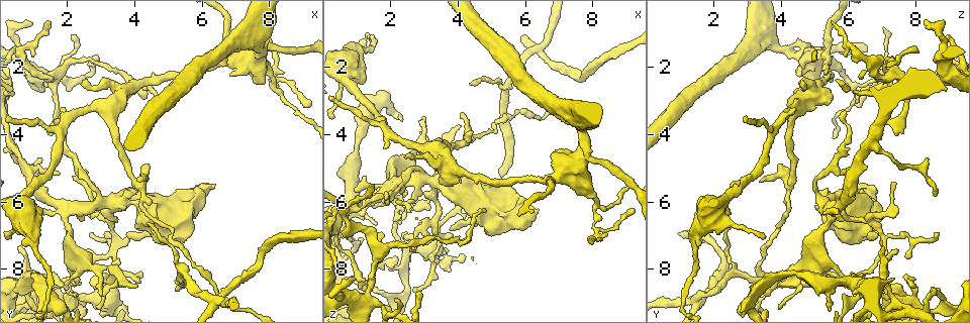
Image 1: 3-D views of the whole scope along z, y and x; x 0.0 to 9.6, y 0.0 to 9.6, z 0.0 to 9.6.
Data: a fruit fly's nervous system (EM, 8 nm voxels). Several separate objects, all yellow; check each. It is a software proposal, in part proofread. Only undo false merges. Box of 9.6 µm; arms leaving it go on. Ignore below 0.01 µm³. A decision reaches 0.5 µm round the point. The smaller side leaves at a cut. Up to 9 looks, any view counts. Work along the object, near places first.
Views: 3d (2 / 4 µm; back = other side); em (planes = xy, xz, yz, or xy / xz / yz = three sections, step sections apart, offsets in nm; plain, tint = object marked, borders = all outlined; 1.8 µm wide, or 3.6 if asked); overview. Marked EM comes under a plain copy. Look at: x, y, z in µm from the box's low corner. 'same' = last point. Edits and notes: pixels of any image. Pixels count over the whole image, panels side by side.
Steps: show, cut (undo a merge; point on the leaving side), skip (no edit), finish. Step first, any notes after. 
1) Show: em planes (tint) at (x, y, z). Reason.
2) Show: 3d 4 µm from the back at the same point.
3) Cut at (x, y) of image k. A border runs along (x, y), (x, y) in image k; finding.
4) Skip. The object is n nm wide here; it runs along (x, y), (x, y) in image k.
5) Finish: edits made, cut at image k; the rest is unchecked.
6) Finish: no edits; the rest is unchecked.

Show: 3d 4 µm at (5.70, 5.70, 6.40).

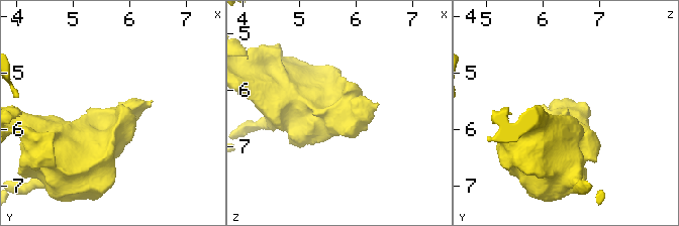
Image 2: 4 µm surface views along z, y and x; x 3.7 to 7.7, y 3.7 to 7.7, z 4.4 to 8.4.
Show: em 3.6 µm yz step 16 (tint) at (5.65, 5.80, 6.40).

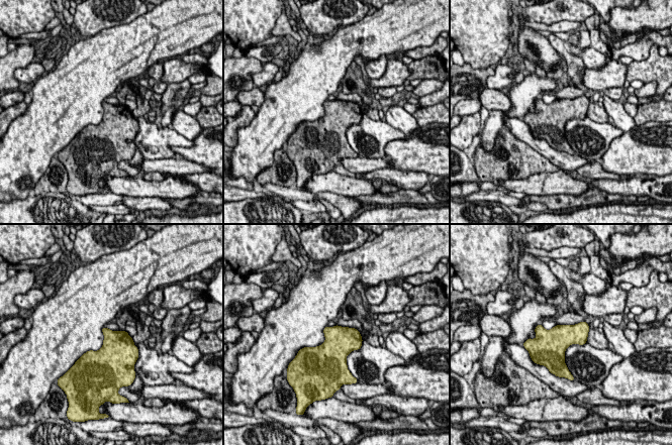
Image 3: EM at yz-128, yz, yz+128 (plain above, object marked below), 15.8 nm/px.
Skip. All the same cell.

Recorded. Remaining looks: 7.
Show: em xy step 8 (tint) at (2.10, 6.15, 5.55). Four or more arms meet.

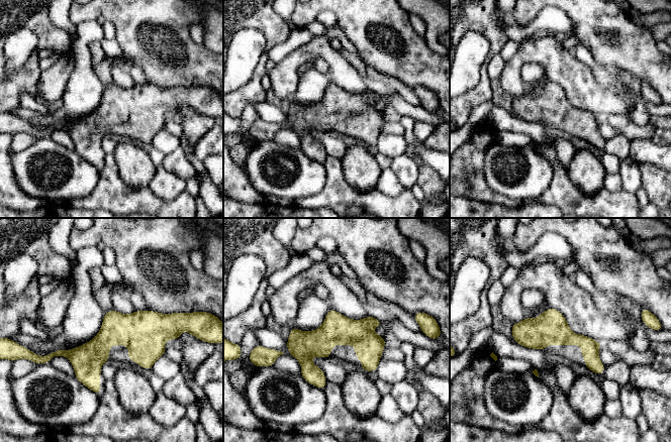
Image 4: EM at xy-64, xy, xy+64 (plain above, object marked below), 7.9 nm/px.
Show: em xz step 4 (tint) at the same point.

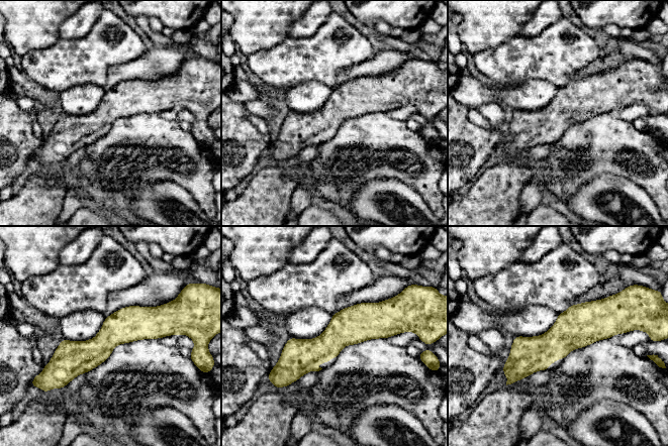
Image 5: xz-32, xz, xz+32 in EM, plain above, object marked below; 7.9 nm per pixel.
Skip. The object is 260 nm wide here; it runs along (168, 329), (117, 329), (53, 362) in image 5; continuous, no second cell.

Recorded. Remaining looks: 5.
Show: em planes (tint) at (4.20, 2.55, 7.25). Abrupt turn.

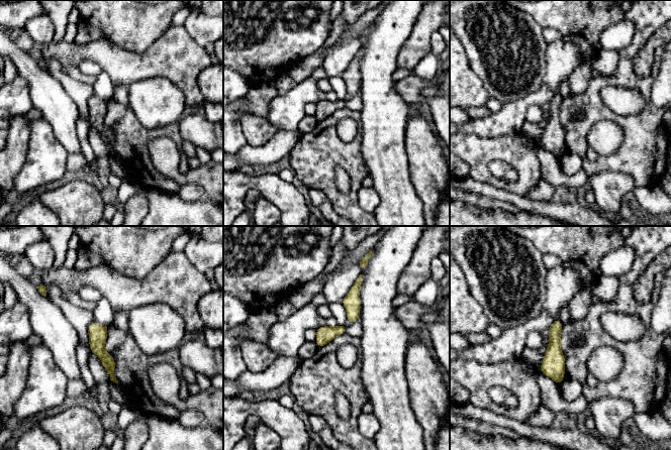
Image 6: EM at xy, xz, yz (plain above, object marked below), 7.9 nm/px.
Skip. It runs along (93, 324), (112, 377) in image 6; all the same cell.

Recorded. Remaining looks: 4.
Show: em 3.6 µm xz step 16 (tint) at (7.65, 1.70, 4.65). Sharp bend.

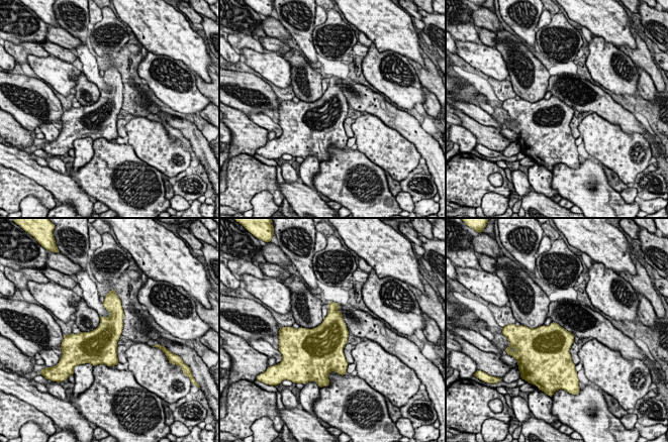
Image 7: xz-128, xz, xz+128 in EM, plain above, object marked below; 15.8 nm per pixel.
Skip. Continuous, no second cell.

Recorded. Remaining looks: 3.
Finish: no edits; the rest is unchecked.

